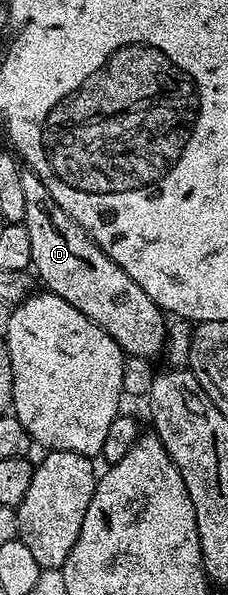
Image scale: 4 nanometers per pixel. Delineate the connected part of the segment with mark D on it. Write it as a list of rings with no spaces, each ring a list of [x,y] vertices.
[[[24,171],[21,184],[25,195],[22,224],[27,226],[29,248],[33,251],[31,269],[38,280],[39,277],[43,280],[42,288],[65,299],[65,303],[73,303],[81,315],[104,329],[122,347],[124,354],[157,356],[167,341],[168,318],[163,310],[155,306],[153,299],[149,299],[149,295],[145,295],[145,291],[141,291],[141,287],[137,287],[137,283],[133,283],[105,251],[101,251],[101,247],[97,247],[85,227],[57,207],[57,199],[49,195],[49,187],[41,183],[36,173]]]

